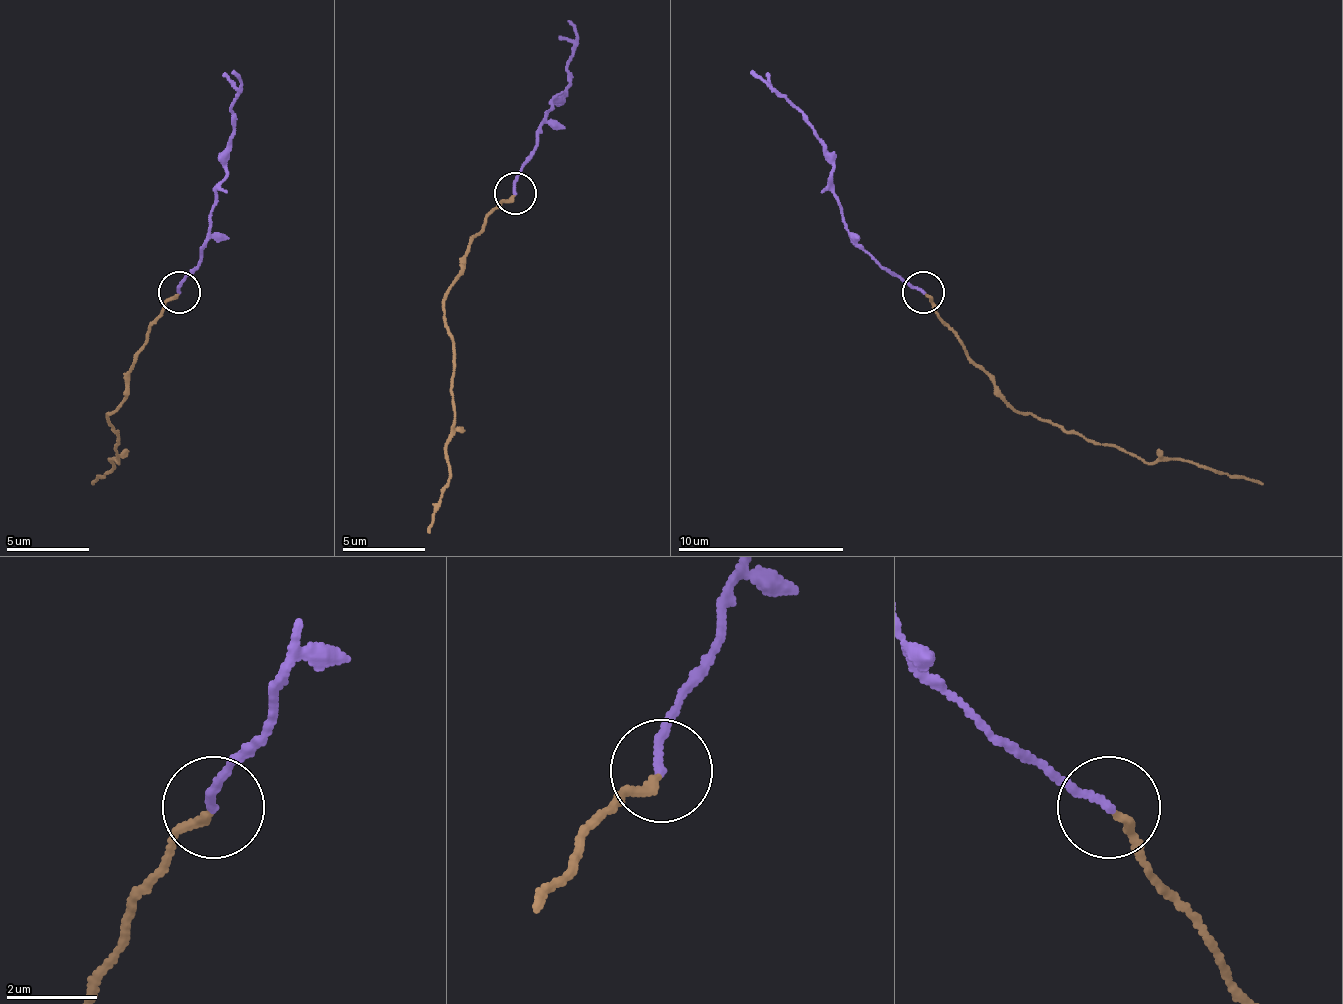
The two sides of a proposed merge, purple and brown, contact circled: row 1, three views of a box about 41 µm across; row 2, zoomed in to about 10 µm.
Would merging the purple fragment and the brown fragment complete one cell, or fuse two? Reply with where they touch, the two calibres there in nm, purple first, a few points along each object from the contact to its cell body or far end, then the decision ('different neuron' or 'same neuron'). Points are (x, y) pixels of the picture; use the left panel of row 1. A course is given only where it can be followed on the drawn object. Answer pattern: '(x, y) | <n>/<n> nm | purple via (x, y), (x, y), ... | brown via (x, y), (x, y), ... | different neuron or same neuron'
(179, 292) | 180/180 nm | purple via (178, 291), (190, 274), (207, 237), (240, 83), (232, 70) | brown via (178, 295), (149, 329), (128, 374), (128, 395), (107, 420), (120, 462), (111, 458), (91, 483) | same neuron

